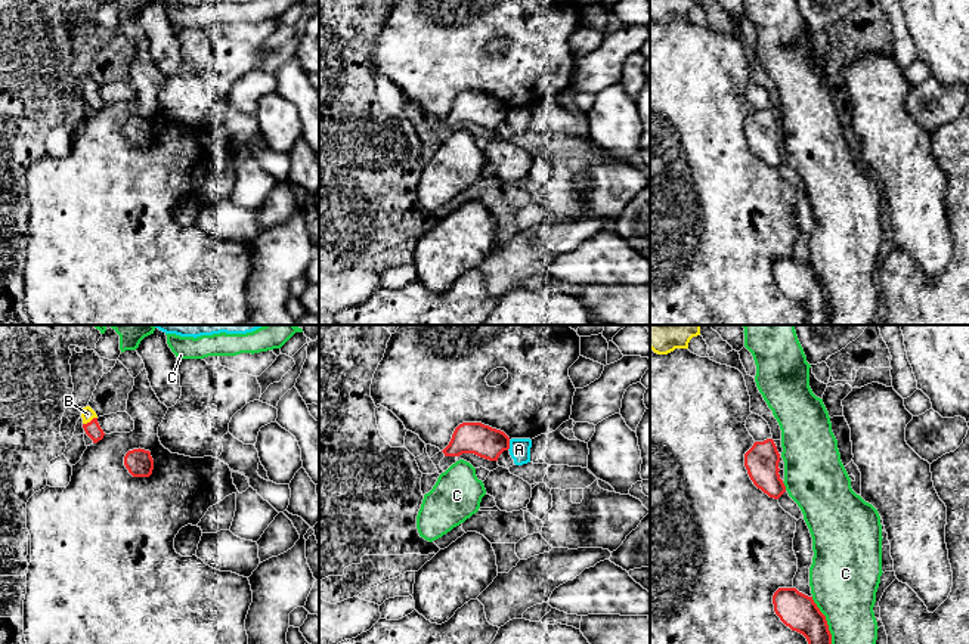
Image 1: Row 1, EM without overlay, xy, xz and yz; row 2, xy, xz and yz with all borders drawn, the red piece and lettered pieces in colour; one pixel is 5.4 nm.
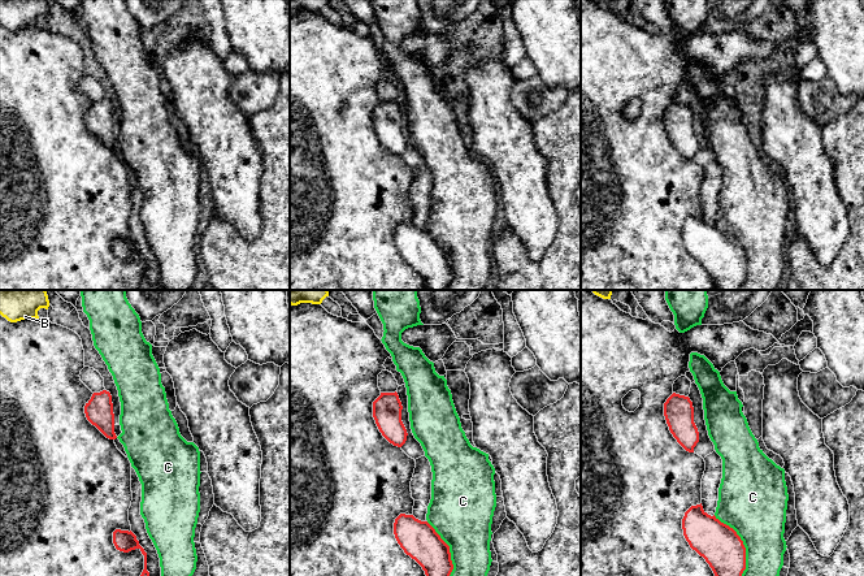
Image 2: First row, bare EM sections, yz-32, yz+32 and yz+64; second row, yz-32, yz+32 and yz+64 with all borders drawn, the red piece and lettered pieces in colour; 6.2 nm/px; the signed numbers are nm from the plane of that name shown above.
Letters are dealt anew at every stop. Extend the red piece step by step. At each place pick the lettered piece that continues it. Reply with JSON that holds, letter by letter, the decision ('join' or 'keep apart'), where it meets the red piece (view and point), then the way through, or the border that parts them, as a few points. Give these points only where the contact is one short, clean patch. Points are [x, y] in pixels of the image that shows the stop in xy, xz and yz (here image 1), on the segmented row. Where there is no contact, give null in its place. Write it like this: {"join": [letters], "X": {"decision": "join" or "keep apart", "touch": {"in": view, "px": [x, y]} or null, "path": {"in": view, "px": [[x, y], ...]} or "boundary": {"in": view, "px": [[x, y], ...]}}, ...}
{"join": ["B"], "A": {"decision": "keep apart", "touch": {"in": "xz", "px": [508, 445]}, "boundary": {"in": "xz", "px": [[510, 440], [507, 449]]}}, "B": {"decision": "join", "touch": {"in": "xy", "px": [90, 421]}, "path": {"in": "xy", "px": [[92, 429], [90, 421], [87, 414]]}}, "C": {"decision": "keep apart", "touch": {"in": "yz", "px": [826, 621]}}}

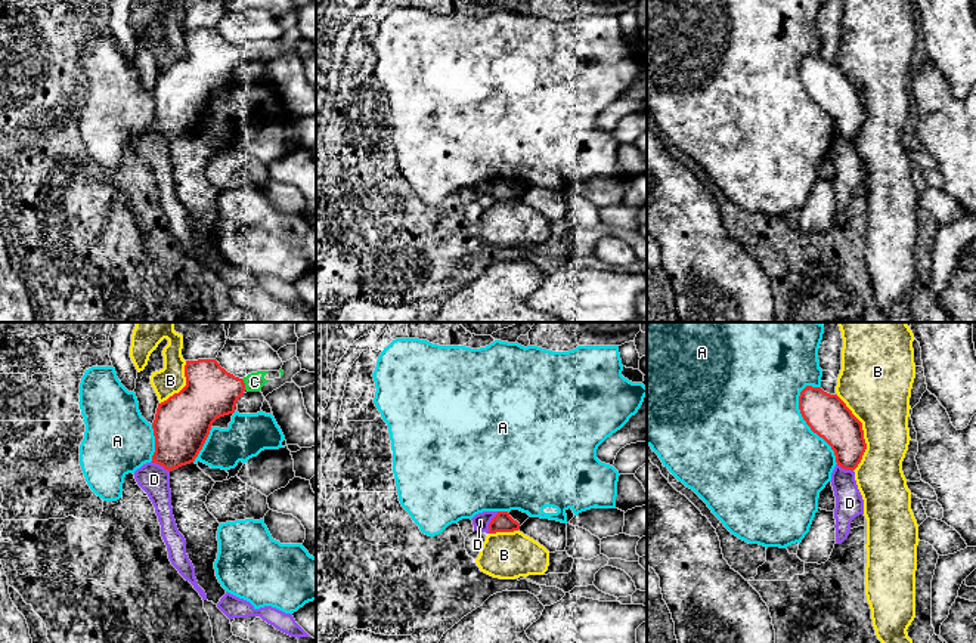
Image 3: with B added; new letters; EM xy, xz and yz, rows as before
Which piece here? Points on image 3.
{"join": ["C"], "A": {"decision": "keep apart", "touch": {"in": "yz", "px": [806, 423]}}, "B": {"decision": "keep apart", "touch": {"in": "yz", "px": [863, 433]}}, "C": {"decision": "join", "touch": {"in": "xy", "px": [244, 385]}}, "D": {"decision": "keep apart", "touch": {"in": "xz", "px": [490, 522]}, "boundary": {"in": "xz", "px": [[498, 512], [489, 524], [488, 532]]}}}

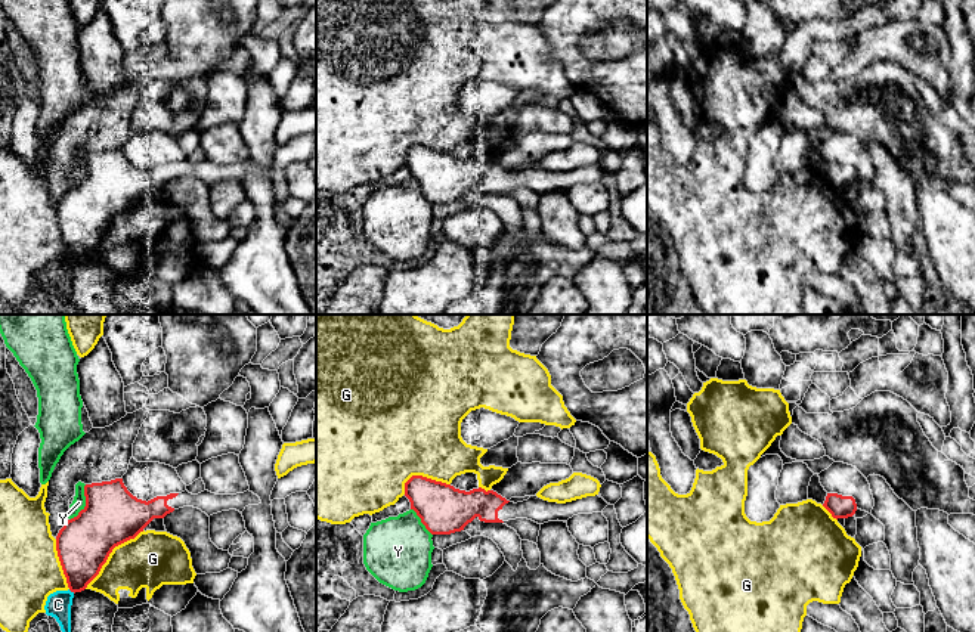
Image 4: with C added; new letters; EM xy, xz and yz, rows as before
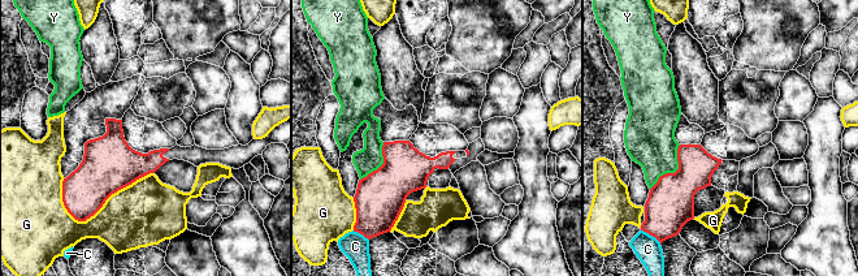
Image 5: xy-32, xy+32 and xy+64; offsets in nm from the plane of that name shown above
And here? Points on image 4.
{"join": [], "C": {"decision": "keep apart", "touch": {"in": "xy", "px": [71, 591]}, "boundary": {"in": "xy", "px": [[68, 589], [74, 592]]}}, "G": {"decision": "keep apart", "touch": {"in": "xy", "px": [110, 552]}}, "Y": {"decision": "keep apart", "touch": {"in": "xy", "px": [86, 504]}}}

